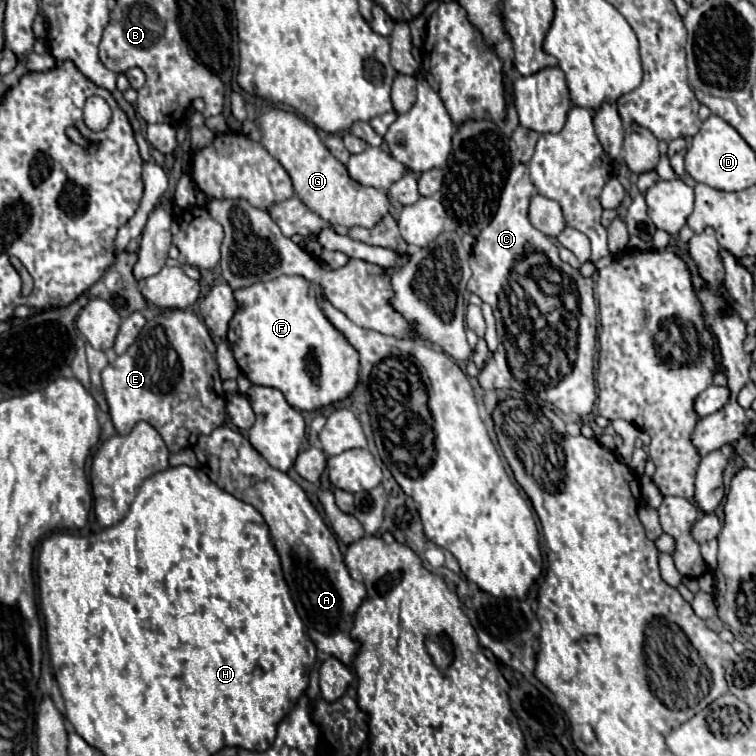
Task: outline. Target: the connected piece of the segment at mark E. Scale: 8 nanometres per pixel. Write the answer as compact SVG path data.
M168 309L150 319L128 351L102 371L102 385L116 431L126 435L138 421L146 421L162 435L170 453L192 447L200 435L212 433L226 421L216 345L192 311Z

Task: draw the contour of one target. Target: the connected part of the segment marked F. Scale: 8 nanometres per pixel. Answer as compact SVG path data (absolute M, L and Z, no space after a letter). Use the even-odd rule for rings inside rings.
M292 275L292 277L276 277L272 281L264 281L264 283L254 283L250 287L244 287L244 289L236 289L234 291L234 297L236 301L242 303L242 309L236 313L236 317L232 317L230 321L230 329L228 329L228 341L232 345L232 351L234 351L234 357L240 365L240 371L254 383L254 385L266 385L266 387L274 387L274 389L280 389L286 397L286 401L296 407L296 409L302 409L302 411L316 411L320 407L326 407L334 401L340 401L344 399L358 383L358 353L356 349L348 343L348 339L330 323L330 319L324 315L322 307L320 307L320 293L318 289L314 289L312 283L308 283L304 277L298 277L298 275Z

